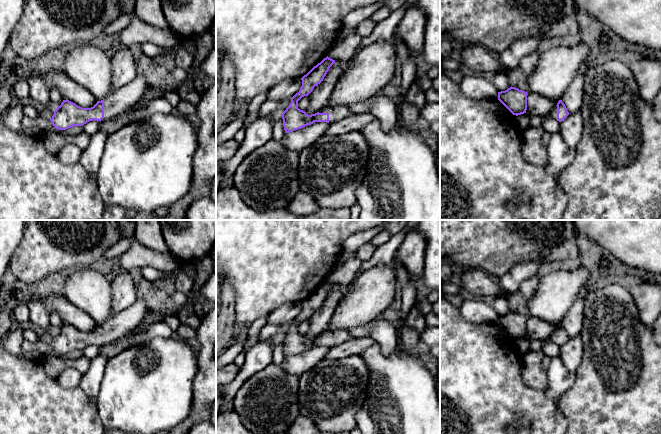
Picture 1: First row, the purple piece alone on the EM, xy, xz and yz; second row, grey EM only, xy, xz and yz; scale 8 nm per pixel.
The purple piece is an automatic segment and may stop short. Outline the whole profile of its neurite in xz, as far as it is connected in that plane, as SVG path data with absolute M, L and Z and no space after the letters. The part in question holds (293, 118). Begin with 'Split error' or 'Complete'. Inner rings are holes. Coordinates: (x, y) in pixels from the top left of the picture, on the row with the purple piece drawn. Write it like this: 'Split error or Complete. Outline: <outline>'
Split error. Outline: M327 56L301 78L302 86L299 92L291 98L291 103L286 110L281 113L286 133L301 129L314 122L332 123L339 121L353 113L347 105L333 105L330 103L327 103L317 113L311 115L308 115L305 111L298 108L298 101L302 97L308 96L314 87L323 81L329 68L334 63L335 60Z

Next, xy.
Split error. Outline: M137 75L133 81L97 101L91 108L82 108L69 100L63 100L50 121L56 129L66 130L93 120L109 120L135 105L148 88L150 85L147 79Z

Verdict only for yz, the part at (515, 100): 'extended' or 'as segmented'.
as segmented

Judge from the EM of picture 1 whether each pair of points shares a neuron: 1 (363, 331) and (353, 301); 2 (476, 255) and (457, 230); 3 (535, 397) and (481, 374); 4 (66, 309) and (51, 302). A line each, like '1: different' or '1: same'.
1: different
2: same
3: same
4: same

